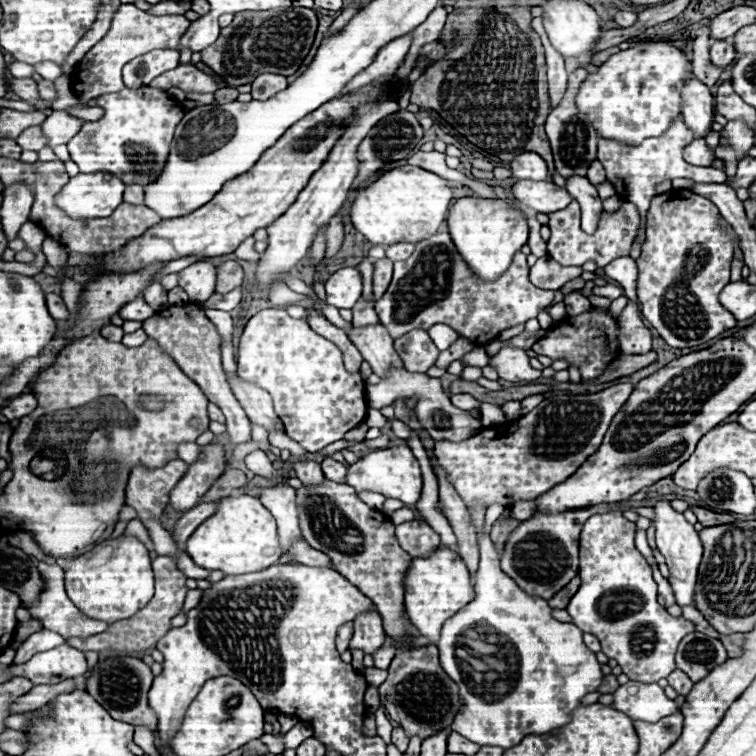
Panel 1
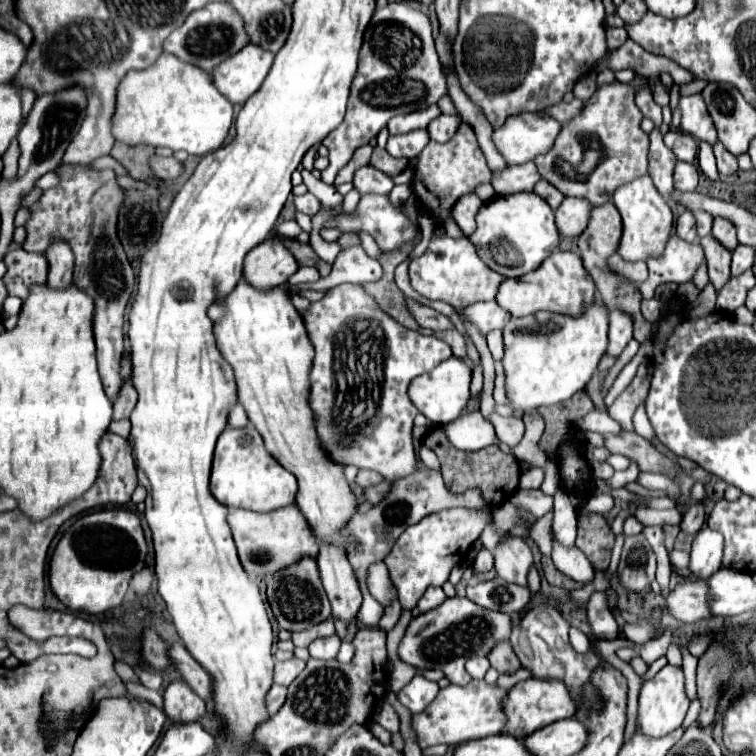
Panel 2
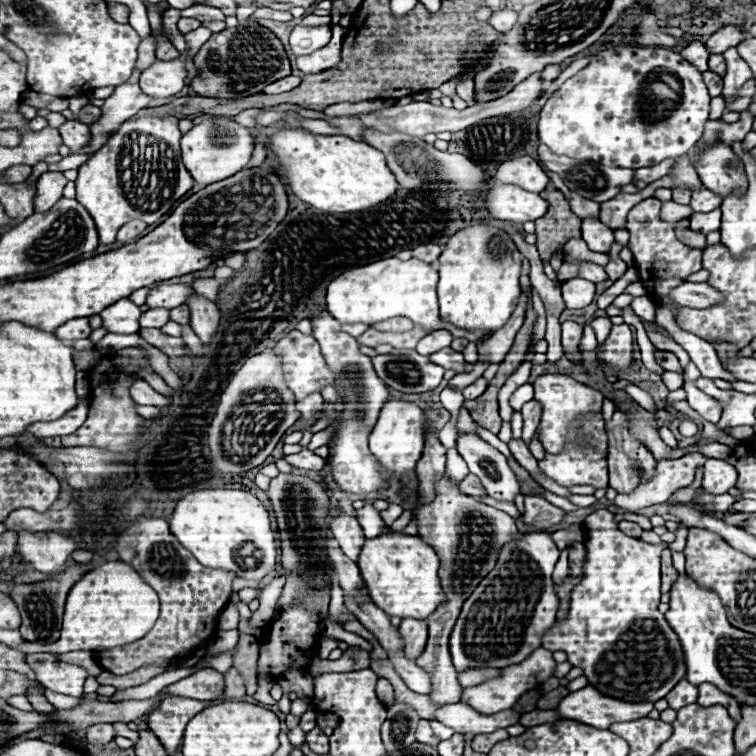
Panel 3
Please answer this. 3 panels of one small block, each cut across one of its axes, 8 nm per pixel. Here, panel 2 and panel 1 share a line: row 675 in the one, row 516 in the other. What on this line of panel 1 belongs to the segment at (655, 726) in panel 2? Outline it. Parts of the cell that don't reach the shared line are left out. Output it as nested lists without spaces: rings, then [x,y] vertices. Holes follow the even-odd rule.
[[[658,502],[654,506],[656,510],[656,546],[662,552],[662,556],[666,558],[666,564],[670,568],[670,586],[672,592],[676,596],[676,604],[678,606],[694,606],[694,588],[696,588],[696,578],[698,578],[698,566],[702,560],[702,544],[698,538],[698,532],[694,530],[694,526],[690,522],[686,522],[686,518],[672,510],[670,502]]]

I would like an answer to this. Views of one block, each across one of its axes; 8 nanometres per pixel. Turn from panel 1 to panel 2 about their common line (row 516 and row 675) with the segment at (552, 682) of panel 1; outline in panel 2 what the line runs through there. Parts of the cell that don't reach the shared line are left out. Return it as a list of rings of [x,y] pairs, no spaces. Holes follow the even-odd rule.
[[[470,658],[468,662],[466,662],[466,670],[468,670],[468,674],[472,676],[472,678],[484,678],[484,674],[488,672],[488,668],[490,668],[490,664],[488,664],[488,658]]]

